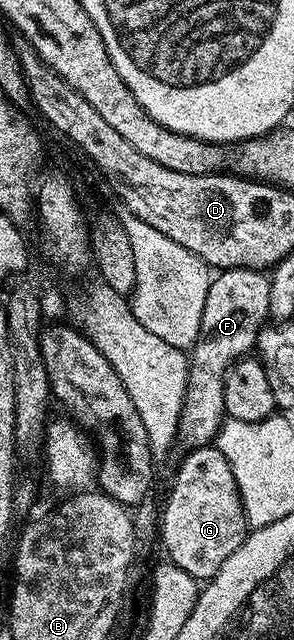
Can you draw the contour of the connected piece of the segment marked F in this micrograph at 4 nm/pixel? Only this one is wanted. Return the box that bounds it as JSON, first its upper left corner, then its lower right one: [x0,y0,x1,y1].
[177,268,271,449]

